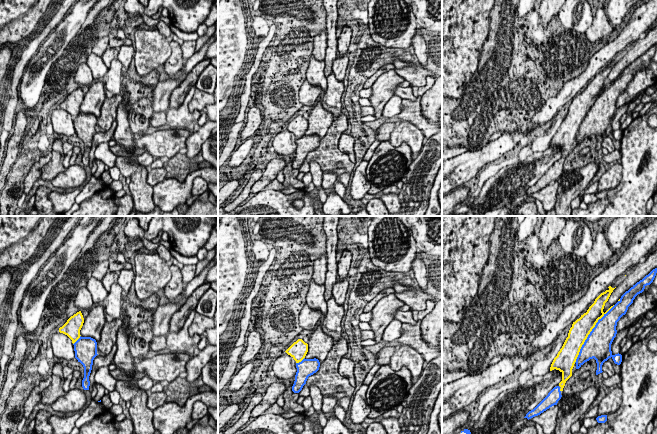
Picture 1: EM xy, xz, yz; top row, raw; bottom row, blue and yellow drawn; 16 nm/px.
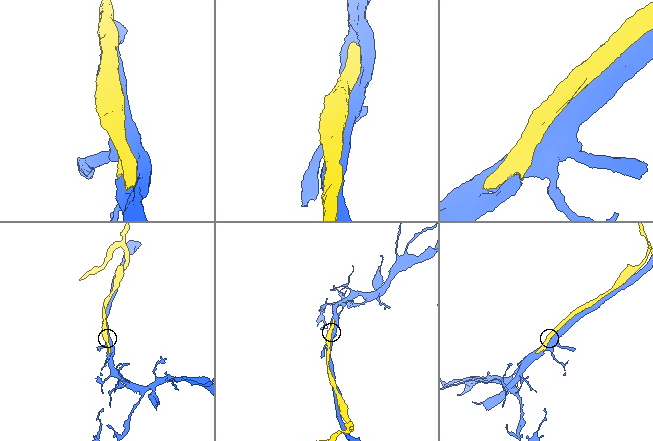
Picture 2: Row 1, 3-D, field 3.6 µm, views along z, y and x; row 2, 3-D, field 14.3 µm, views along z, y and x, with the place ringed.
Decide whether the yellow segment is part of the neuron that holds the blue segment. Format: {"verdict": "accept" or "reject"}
{"verdict": "accept"}

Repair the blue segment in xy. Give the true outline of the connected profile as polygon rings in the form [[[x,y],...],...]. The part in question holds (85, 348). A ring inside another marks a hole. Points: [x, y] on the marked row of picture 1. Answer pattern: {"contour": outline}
{"contour": [[[81,311],[71,316],[67,322],[59,328],[59,332],[67,335],[74,345],[75,358],[84,367],[84,378],[82,387],[89,390],[89,376],[92,370],[93,360],[97,354],[97,342],[91,337],[82,337],[80,330],[83,326],[84,318]]]}

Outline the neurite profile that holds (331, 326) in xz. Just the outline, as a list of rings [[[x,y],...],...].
[[[333,297],[327,301],[327,313],[322,324],[323,332],[332,337],[334,343],[338,342],[341,335],[341,322],[344,316],[344,305],[338,305]]]

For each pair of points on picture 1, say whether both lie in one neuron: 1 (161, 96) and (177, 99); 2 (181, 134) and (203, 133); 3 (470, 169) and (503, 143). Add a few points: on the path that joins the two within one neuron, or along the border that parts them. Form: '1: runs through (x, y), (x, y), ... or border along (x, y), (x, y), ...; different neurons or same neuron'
1: border along (184, 79), (172, 91), (167, 107); different neurons
2: border along (191, 133), (185, 140); different neurons
3: runs through (478, 161), (495, 149); same neuron

